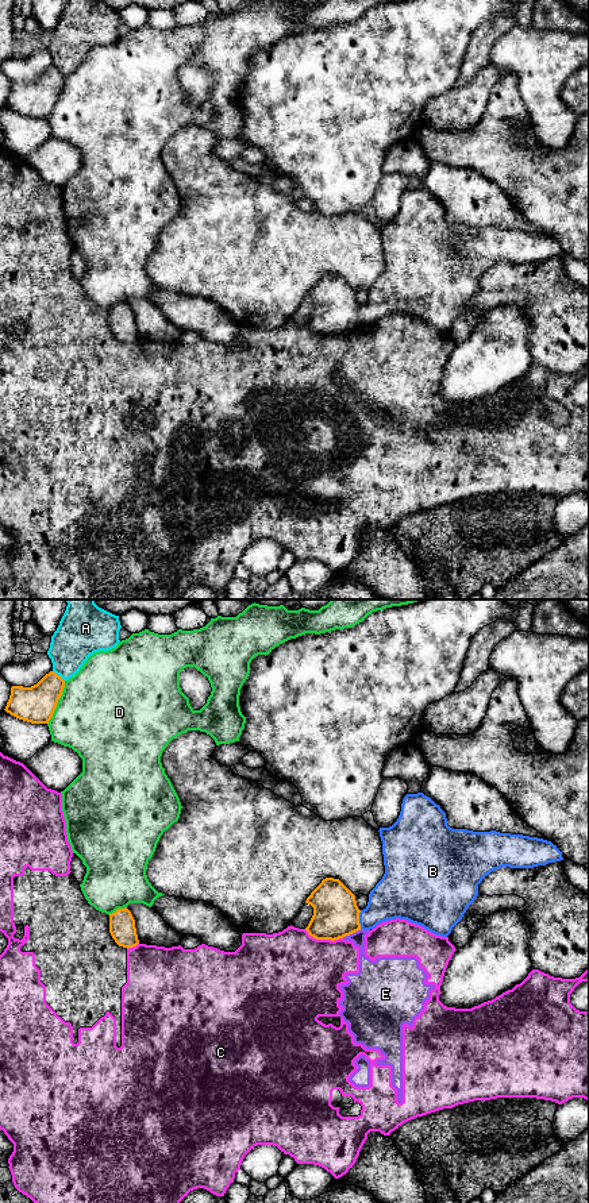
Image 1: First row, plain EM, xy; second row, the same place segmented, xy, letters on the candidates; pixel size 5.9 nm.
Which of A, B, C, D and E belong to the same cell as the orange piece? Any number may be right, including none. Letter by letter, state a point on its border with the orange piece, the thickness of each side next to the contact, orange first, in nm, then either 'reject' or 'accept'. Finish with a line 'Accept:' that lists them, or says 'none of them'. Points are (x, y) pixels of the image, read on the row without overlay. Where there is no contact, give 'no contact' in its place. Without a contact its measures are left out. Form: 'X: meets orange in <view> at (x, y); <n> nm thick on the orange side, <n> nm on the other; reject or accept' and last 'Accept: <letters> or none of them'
A: meets orange in xy at (58, 70); 220 nm thick on the orange side, 260 nm on the other; reject
B: meets orange in xy at (358, 315); 280 nm thick on the orange side, 260 nm on the other; reject
C: meets orange in xy at (323, 334); 280 nm thick on the orange side, 460 nm on the other; reject
D: meets orange in xy at (57, 97); 220 nm thick on the orange side, 480 nm on the other; reject
E: meets orange in xy at (351, 328); 280 nm thick on the orange side, 130 nm on the other; reject
Accept: none of them

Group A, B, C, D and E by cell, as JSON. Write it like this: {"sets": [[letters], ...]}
{"sets": [["A"], ["B"], ["C", "E"], ["D"]]}

